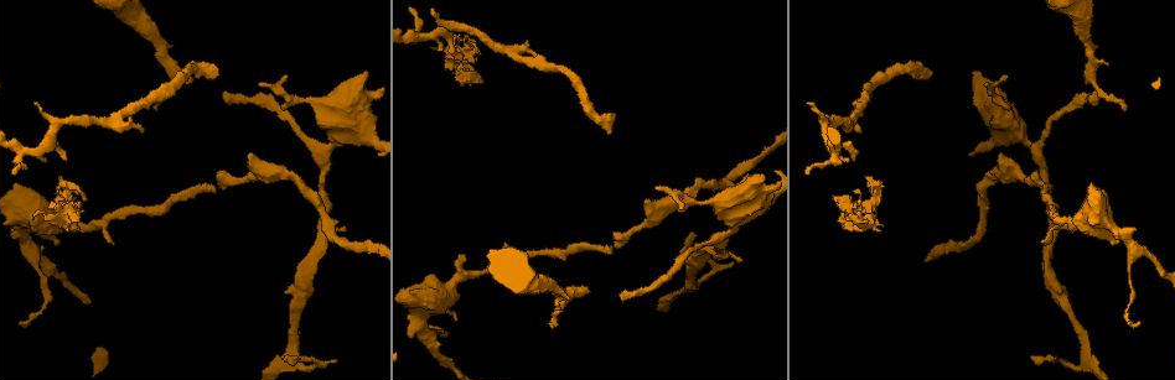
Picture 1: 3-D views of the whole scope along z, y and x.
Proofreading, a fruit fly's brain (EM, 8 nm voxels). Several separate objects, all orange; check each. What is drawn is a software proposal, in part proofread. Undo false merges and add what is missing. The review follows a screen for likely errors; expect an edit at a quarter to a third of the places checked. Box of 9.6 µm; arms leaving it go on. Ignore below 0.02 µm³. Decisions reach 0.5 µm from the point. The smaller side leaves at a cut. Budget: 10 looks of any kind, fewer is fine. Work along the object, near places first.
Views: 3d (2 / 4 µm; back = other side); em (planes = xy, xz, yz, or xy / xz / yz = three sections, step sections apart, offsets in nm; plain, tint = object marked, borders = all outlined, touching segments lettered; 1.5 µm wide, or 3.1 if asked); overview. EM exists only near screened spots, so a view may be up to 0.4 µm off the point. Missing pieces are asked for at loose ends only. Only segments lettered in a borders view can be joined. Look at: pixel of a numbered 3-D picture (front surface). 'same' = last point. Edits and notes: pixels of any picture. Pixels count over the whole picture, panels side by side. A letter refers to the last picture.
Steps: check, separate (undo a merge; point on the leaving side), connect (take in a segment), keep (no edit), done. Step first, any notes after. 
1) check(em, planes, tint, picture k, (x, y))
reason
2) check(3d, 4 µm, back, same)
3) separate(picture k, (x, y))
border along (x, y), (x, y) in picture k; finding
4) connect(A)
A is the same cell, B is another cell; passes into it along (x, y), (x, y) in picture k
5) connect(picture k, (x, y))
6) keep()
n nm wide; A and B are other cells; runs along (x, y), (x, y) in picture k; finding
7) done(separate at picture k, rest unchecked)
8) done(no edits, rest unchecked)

check(3d, 2 µm, picture 1, (1001, 152))
branch stops here

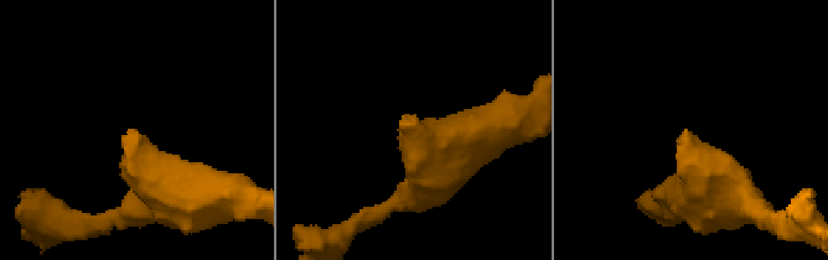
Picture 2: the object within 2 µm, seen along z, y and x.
check(em, planes, borders, picture 2, (683, 133))
now the EM

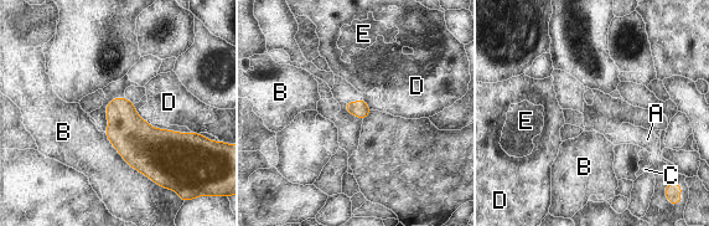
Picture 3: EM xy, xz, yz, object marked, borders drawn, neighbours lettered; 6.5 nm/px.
keep()
A, B, C, D and E are other cells; border along (191, 131), (198, 133) in picture 3; none of them fits

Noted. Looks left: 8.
check(3d, 4 µm, picture 1, (323, 190))
a narrow waist

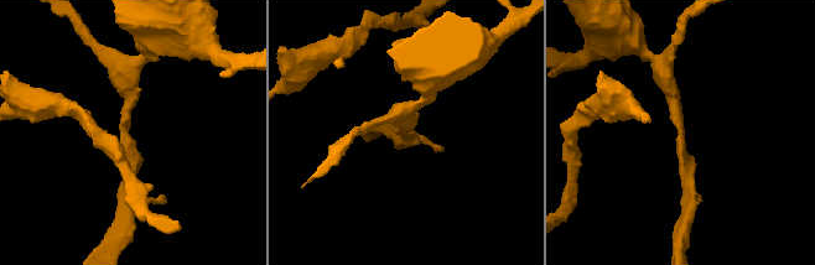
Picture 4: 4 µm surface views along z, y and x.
check(em, planes, tint, picture 4, (125, 130))
arms of 190, 240 nm

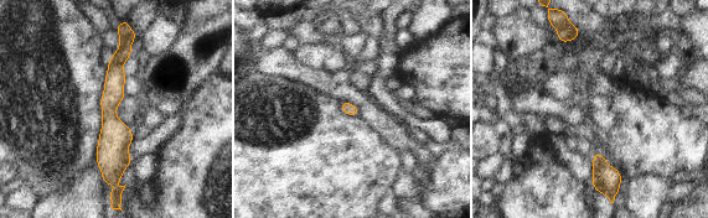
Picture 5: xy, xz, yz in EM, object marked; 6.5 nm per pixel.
check(em, planes, borders, same)
what lies round it

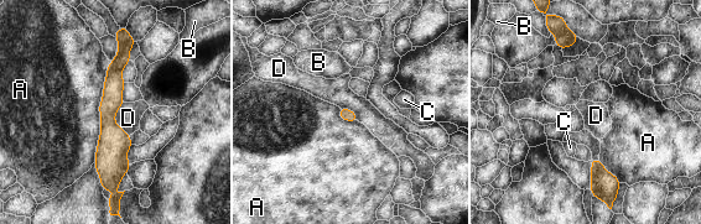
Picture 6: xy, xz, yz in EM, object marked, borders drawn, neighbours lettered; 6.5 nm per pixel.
keep()
80 nm wide; A touches over 650 nm; A, B, C and D are other cells; all the same cell

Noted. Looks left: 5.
check(3d, 2 µm, back, picture 1, (1054, 222))
free end

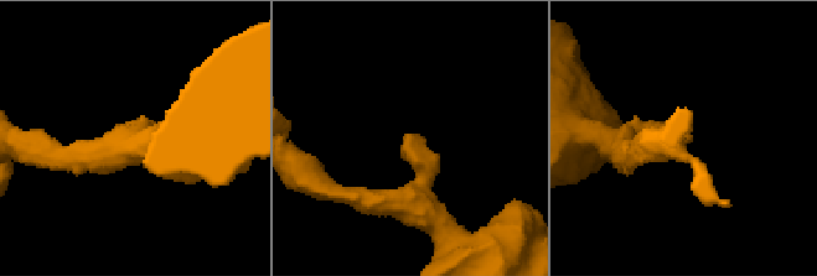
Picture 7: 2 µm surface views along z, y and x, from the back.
check(em, planes, borders, picture 7, (691, 141))

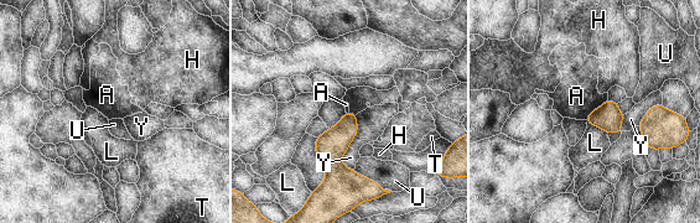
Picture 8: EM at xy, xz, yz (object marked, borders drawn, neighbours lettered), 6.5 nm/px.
keep()
A, H, L, T, U and Y are other cells; border along (353, 170), (374, 180), (389, 191) in picture 8; none of them fits

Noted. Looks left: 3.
check(em, planes, borders, picture 1, (731, 264))
free end

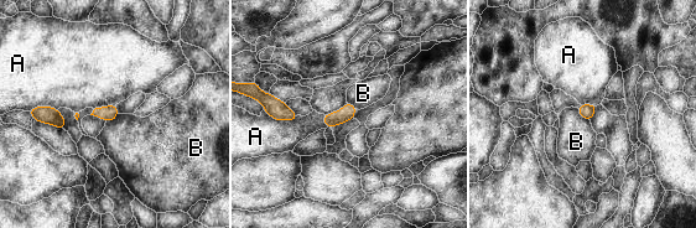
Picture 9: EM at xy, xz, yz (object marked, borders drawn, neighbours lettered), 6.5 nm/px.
keep()
A and B are other cells; border along (264, 109), (278, 120), (299, 117) in picture 9; none of them fits

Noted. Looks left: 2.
done(no edits, rest unchecked)

